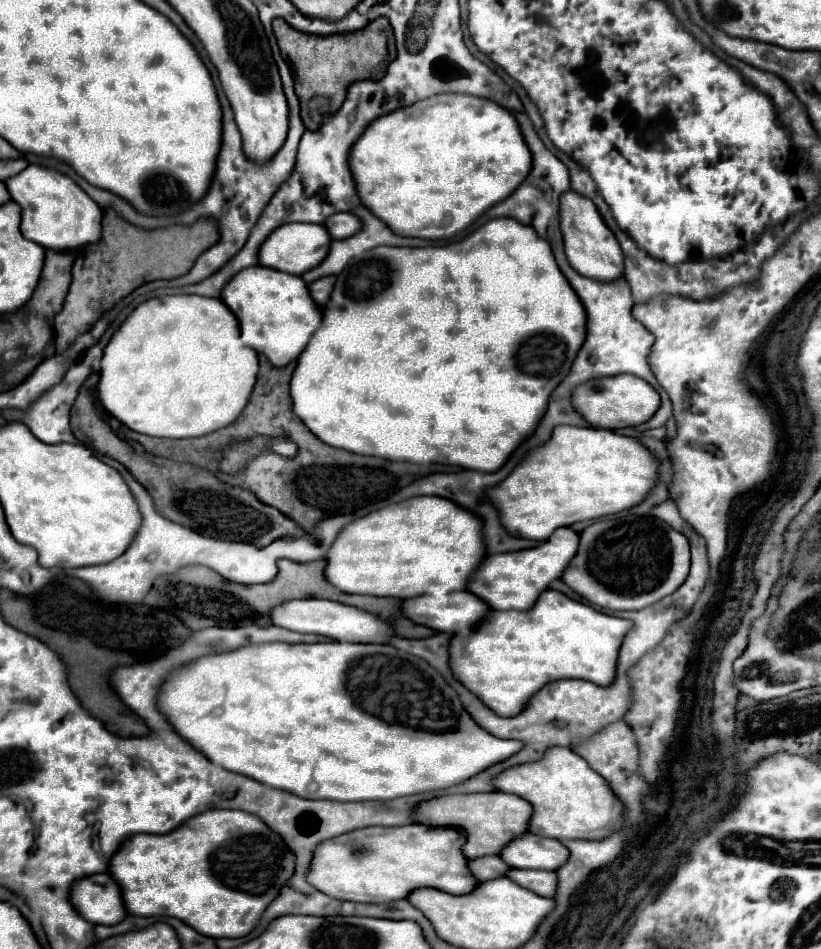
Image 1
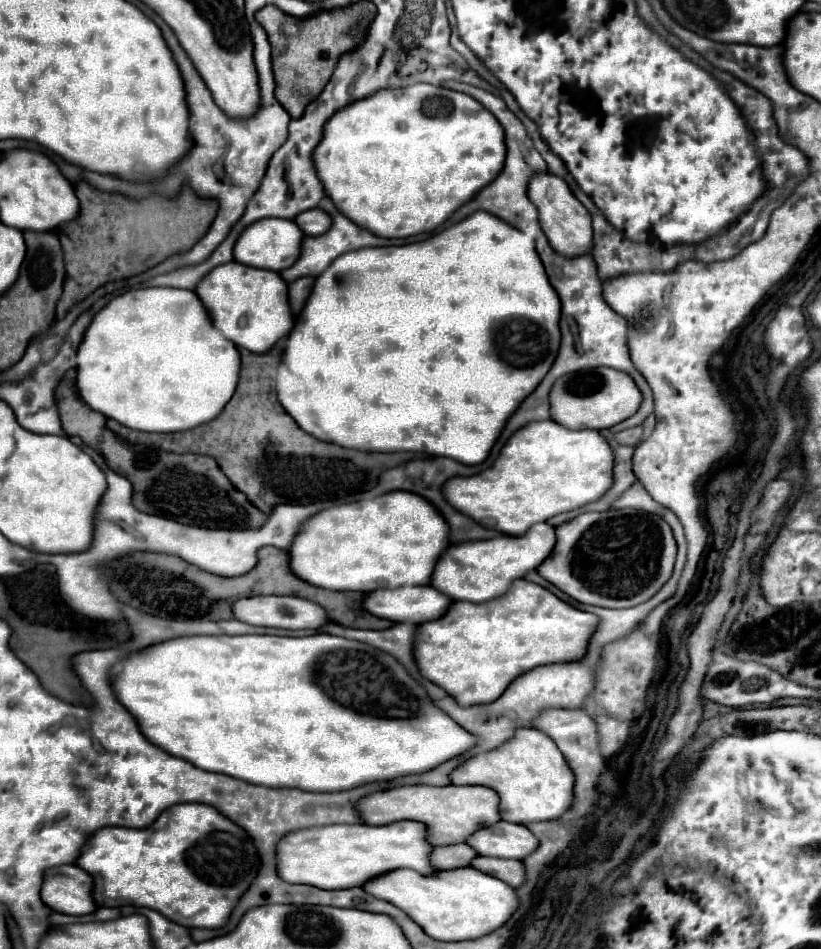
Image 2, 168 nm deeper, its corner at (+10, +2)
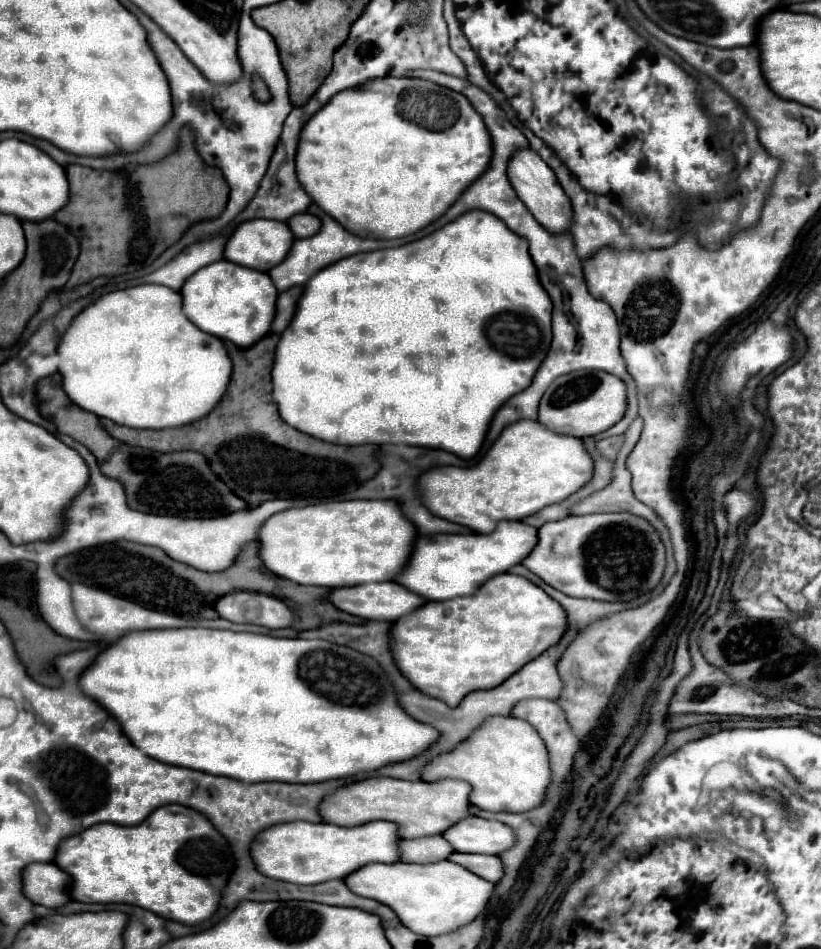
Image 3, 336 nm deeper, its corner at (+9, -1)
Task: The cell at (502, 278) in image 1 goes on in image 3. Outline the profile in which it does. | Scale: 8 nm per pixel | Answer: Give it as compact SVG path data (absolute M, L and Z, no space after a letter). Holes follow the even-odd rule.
M467 211L459 219L443 225L423 239L393 249L357 253L355 257L345 257L343 261L337 261L315 273L315 277L307 281L303 295L297 301L297 311L291 325L283 331L283 339L279 337L279 343L275 347L271 395L279 407L281 419L287 425L329 443L405 443L445 449L457 453L459 457L473 457L479 451L487 425L499 405L519 393L519 389L527 389L533 381L535 371L539 369L537 365L541 365L541 361L545 359L551 345L551 307L551 299L535 277L535 265L531 265L527 243L521 237L513 235L507 225L499 221L499 217L487 211Z

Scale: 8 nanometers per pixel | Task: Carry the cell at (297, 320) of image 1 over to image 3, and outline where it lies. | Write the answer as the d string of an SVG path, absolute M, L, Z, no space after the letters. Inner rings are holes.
M217 261L215 265L207 265L207 269L199 269L199 273L187 279L187 285L179 291L183 297L183 313L185 317L219 339L227 339L237 347L251 347L255 341L263 339L275 317L275 285L271 285L271 277L263 271L255 271L249 267L239 267L231 261Z

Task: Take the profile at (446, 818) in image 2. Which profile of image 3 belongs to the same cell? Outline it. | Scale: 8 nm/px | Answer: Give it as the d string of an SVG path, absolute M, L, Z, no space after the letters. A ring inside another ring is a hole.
M371 777L363 781L353 781L339 787L335 793L327 795L317 811L321 813L323 821L353 827L363 825L367 821L391 821L399 827L399 837L403 839L417 839L425 835L441 835L445 829L461 821L469 815L467 793L471 785L459 779L441 779L435 783L425 781L403 781L391 777Z

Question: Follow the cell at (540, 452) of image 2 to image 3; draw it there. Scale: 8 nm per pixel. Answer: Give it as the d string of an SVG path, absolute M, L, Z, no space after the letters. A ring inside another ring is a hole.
M523 419L507 425L477 465L435 467L425 471L417 485L421 503L433 515L487 533L495 521L521 521L547 505L567 499L587 483L587 477L591 477L591 459L581 439L551 433L539 421Z

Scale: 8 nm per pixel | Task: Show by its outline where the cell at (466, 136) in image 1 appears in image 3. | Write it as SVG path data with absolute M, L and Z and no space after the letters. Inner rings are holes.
M381 77L369 79L359 87L339 91L325 107L319 109L319 113L311 117L311 121L307 121L307 125L303 125L295 155L295 171L297 181L303 183L303 189L307 189L313 203L319 209L325 209L325 213L339 221L349 233L371 239L399 239L427 227L431 221L441 217L455 201L455 197L459 197L459 193L463 193L463 189L467 189L467 185L471 185L471 181L475 181L475 177L479 177L483 169L487 169L487 161L491 161L491 141L487 141L487 129L483 129L483 119L475 113L467 97L417 77Z

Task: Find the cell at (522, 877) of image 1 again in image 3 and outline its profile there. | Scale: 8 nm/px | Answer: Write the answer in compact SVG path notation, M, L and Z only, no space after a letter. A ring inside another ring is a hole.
M455 851L447 857L447 861L461 865L491 883L499 881L499 877L503 875L503 863L499 861L499 857L493 857L493 855L469 855L469 853Z

